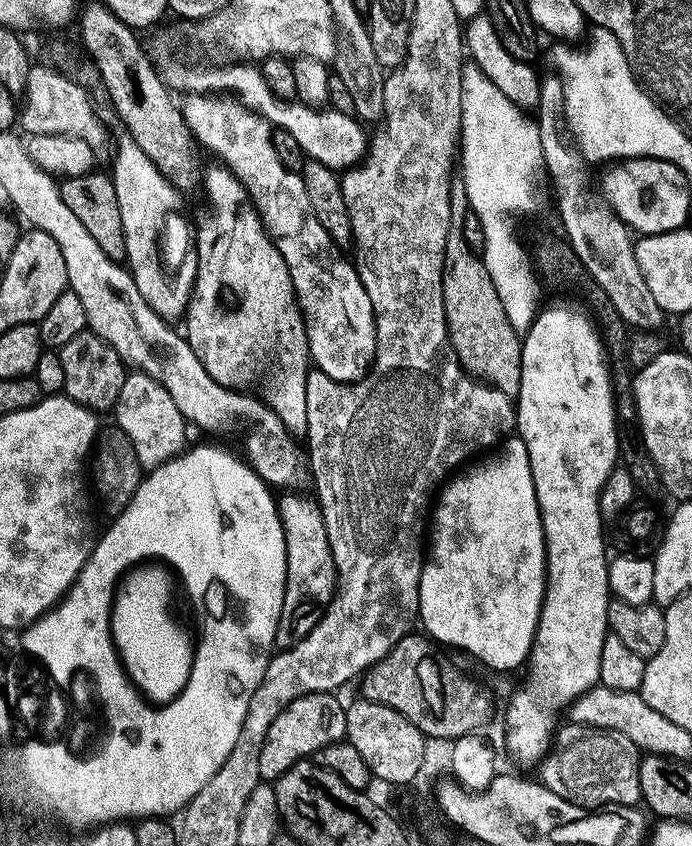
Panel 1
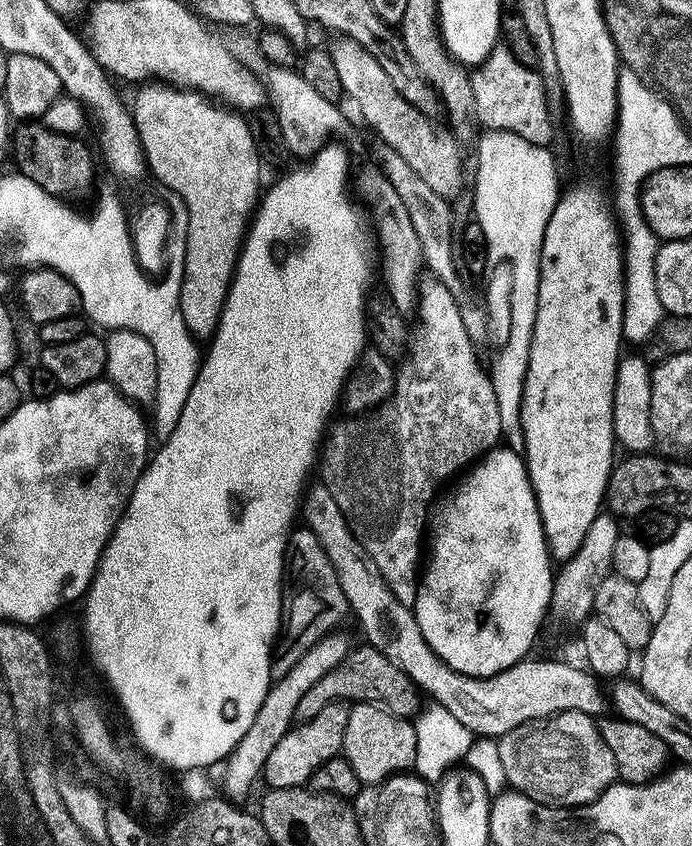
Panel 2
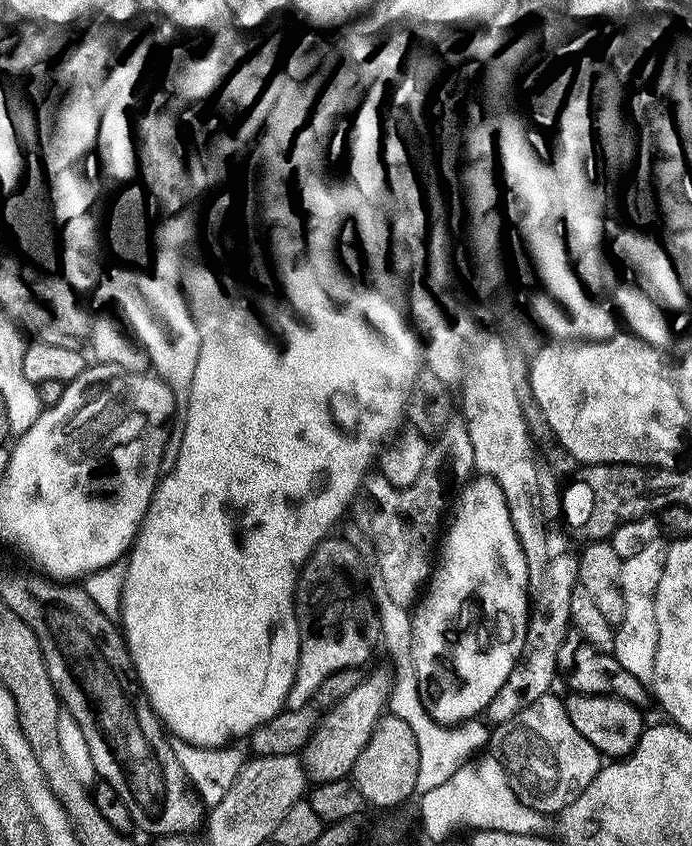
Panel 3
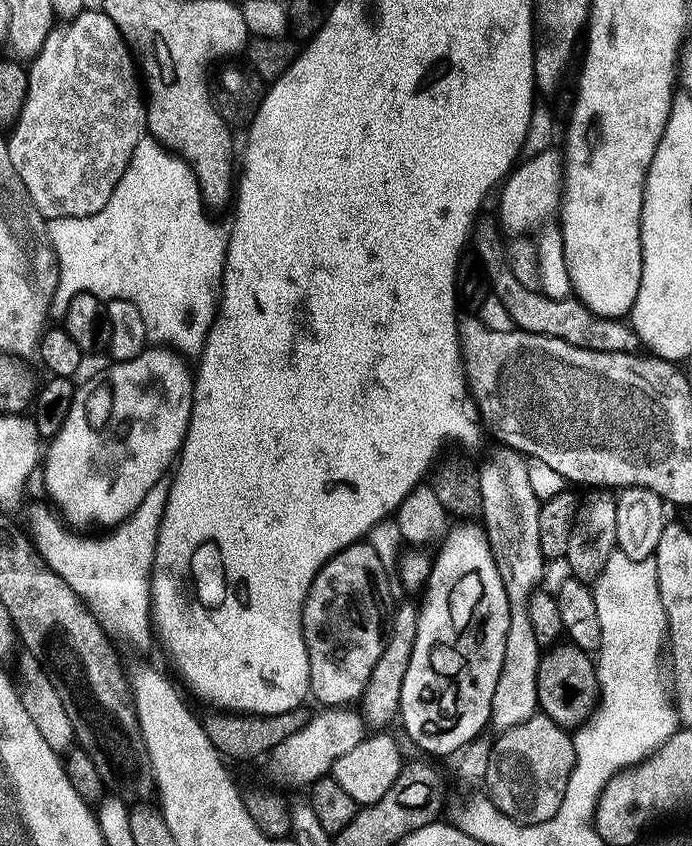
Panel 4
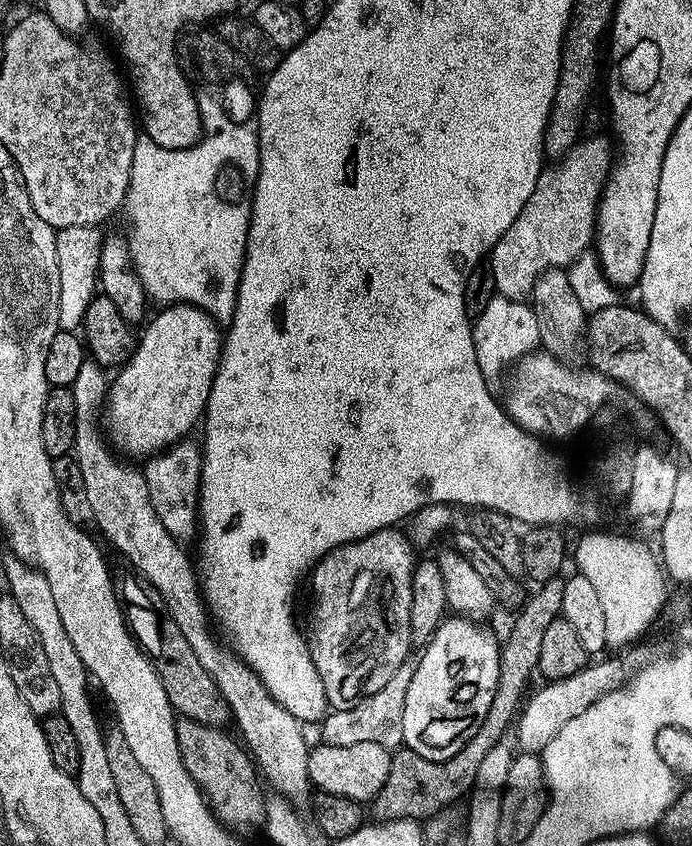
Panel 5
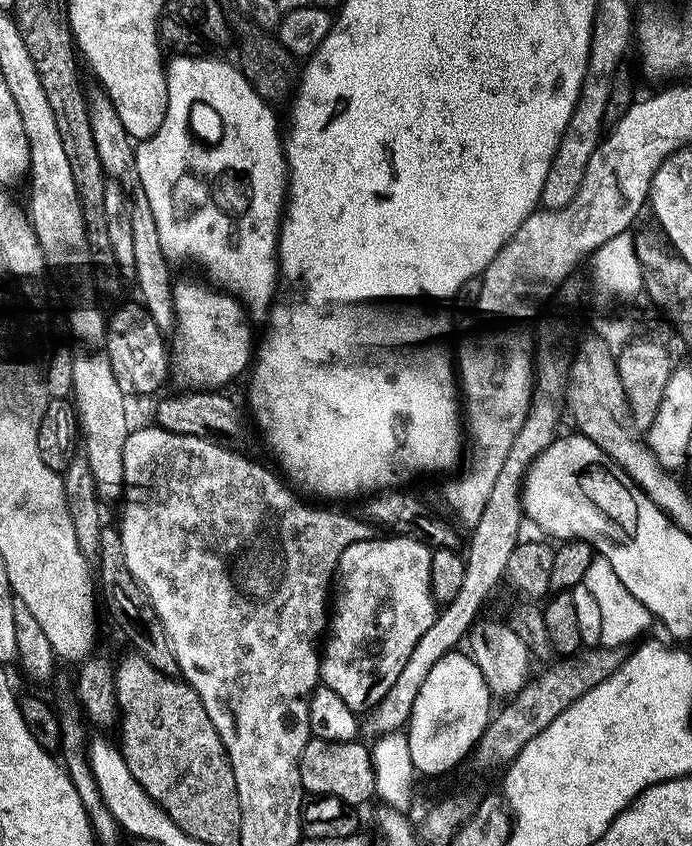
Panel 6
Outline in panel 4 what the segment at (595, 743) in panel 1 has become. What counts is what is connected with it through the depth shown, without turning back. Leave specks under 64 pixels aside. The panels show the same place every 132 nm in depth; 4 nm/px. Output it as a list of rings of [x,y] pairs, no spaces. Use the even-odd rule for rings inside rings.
[[[537,714],[496,737],[489,756],[487,777],[495,785],[488,790],[489,801],[519,824],[546,822],[562,806],[566,782],[570,782],[574,770],[575,746],[569,729],[558,726],[548,716]]]

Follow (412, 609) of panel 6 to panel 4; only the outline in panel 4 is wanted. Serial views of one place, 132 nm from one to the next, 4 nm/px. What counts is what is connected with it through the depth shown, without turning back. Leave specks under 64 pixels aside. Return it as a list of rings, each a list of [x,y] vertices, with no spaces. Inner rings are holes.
[[[357,542],[346,546],[338,554],[334,554],[318,570],[314,582],[304,599],[302,610],[302,630],[310,662],[311,699],[317,700],[320,706],[348,706],[363,697],[370,676],[374,674],[374,666],[378,666],[378,658],[384,653],[386,639],[386,620],[380,617],[380,603],[384,600],[384,583],[389,573],[384,568],[367,542]]]

